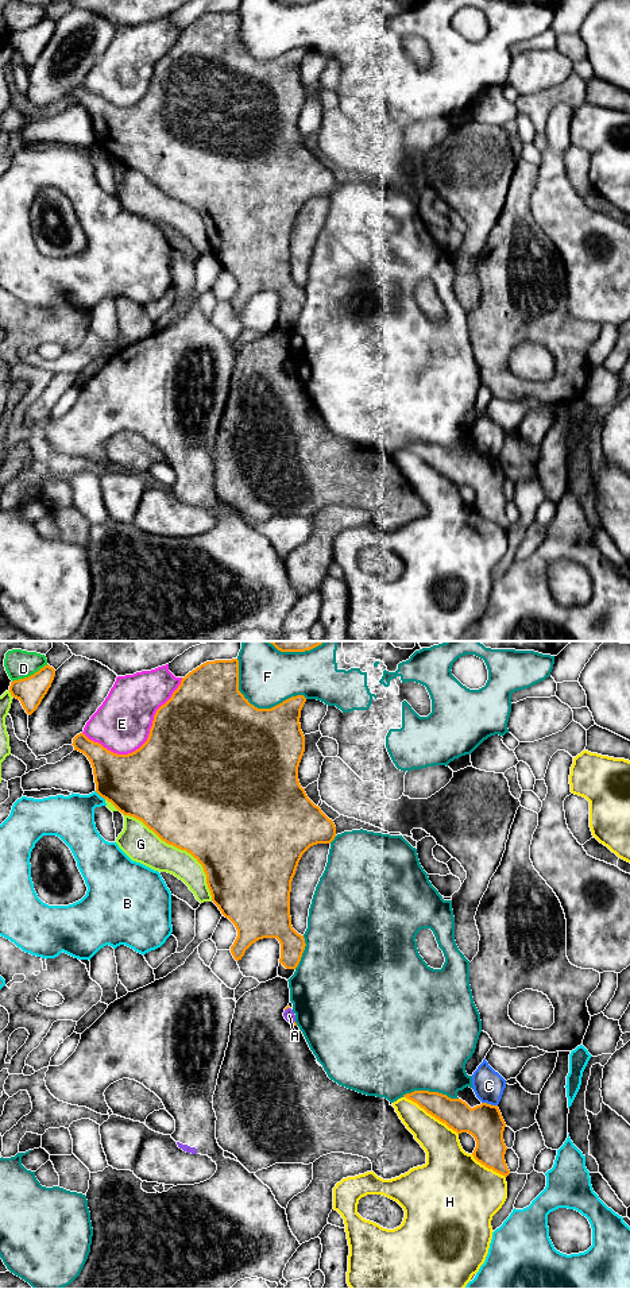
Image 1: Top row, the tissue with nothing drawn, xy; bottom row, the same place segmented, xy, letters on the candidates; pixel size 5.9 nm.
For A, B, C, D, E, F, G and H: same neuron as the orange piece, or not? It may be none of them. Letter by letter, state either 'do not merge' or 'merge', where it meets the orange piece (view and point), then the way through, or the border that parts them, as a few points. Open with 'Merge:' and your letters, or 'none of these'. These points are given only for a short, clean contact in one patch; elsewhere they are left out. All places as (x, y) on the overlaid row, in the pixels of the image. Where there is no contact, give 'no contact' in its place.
Merge: none of these
A: do not merge | xy (286, 1008) | along xy (289, 1007), (285, 1010)
B: do not merge | xy (100, 795)
C: do not merge | xy (490, 1104)
D: do not merge | xy (31, 675)
E: do not merge | xy (146, 741)
F: do not merge | xy (256, 707)
G: do not merge | xy (178, 848)
H: do not merge | xy (431, 1114)

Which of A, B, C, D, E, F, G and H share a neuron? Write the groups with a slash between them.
A C / B / D / E / F / G / H

